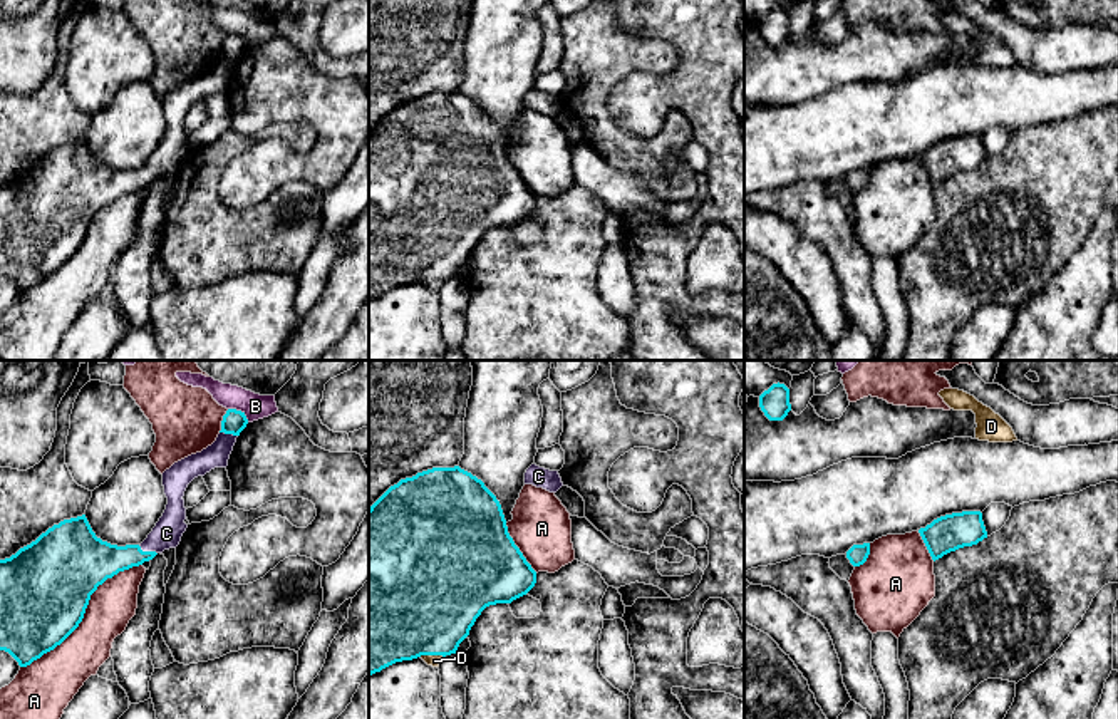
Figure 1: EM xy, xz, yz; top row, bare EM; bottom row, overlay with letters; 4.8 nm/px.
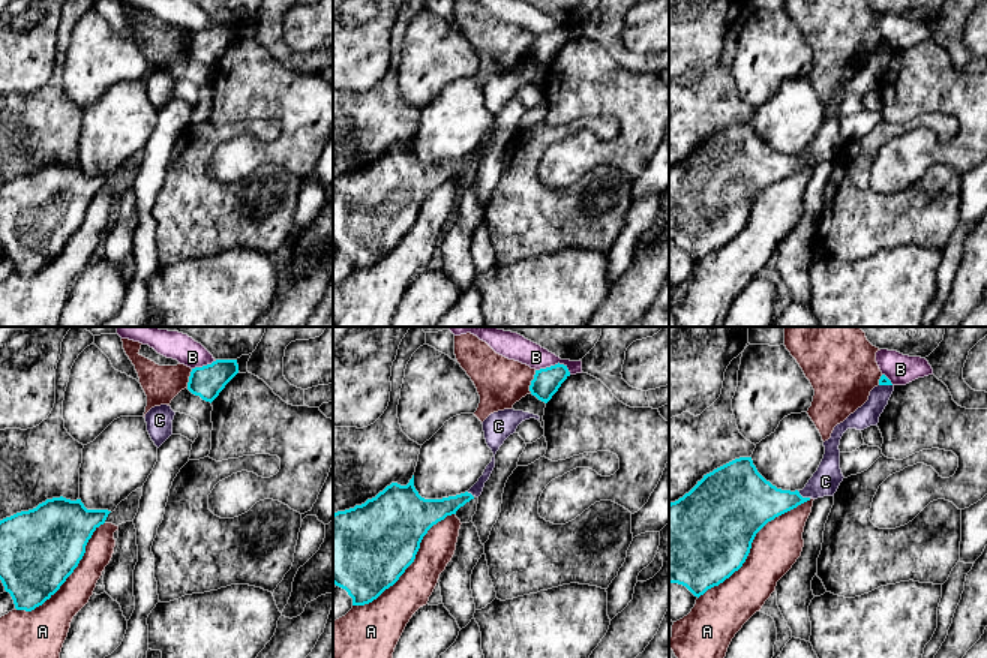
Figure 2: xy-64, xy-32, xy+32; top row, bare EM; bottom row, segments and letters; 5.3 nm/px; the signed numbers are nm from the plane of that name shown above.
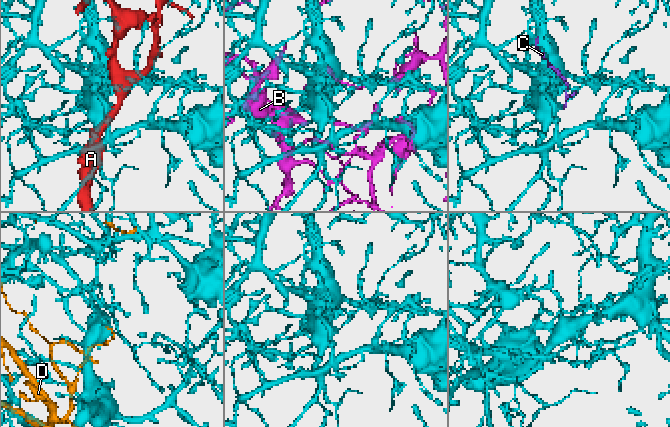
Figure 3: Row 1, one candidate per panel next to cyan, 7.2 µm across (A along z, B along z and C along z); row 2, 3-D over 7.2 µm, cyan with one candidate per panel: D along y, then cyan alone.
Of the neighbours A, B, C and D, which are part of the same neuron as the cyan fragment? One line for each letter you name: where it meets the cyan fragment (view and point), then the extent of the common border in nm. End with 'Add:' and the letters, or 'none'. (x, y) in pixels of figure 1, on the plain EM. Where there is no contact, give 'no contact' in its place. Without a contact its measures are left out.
C: meets cyan in xy at (148, 176); contact 100 nm long
Add: C

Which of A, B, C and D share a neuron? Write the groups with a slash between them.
A / B / C / D

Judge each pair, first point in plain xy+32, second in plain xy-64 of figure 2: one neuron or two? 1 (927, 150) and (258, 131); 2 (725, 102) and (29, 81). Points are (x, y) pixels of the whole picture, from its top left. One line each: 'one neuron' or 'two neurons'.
1: two neurons
2: two neurons

